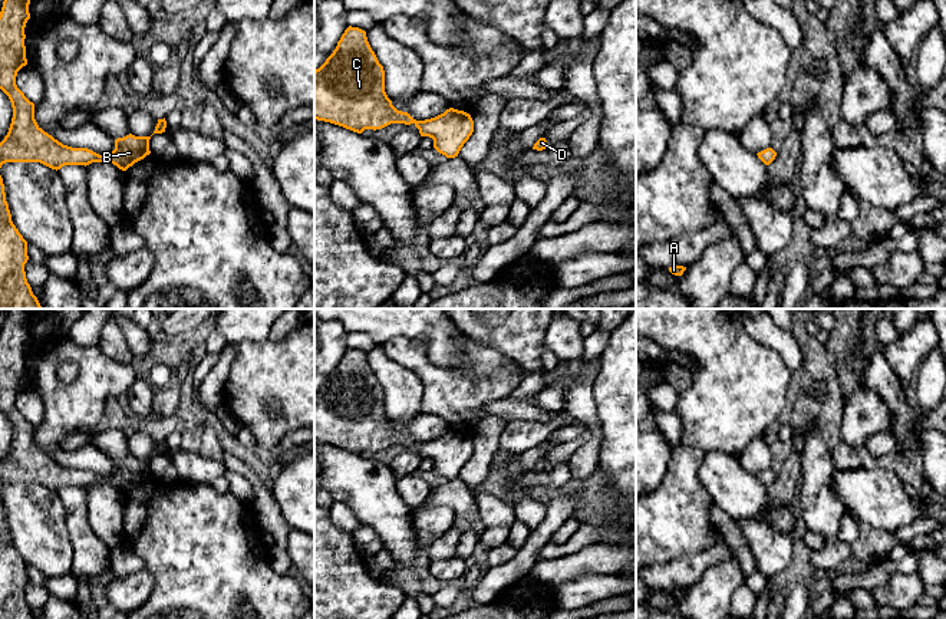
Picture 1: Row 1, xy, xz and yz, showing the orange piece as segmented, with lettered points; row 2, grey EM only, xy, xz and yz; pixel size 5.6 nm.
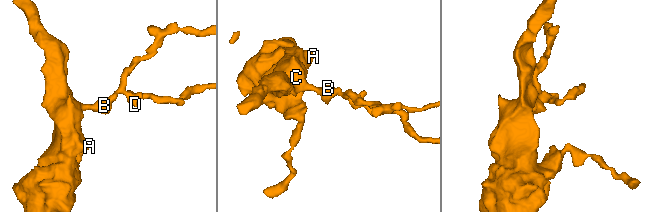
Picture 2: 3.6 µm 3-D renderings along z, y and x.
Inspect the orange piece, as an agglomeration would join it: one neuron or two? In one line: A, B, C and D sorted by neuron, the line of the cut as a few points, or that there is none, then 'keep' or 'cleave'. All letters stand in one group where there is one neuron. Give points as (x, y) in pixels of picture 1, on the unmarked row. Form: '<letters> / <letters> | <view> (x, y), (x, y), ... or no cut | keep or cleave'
A B C D | no cut | keep

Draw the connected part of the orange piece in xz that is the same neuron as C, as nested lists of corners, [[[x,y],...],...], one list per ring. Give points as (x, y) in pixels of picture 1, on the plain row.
[[[352,348],[345,352],[326,383],[314,392],[314,441],[357,455],[390,445],[413,445],[421,458],[432,460],[434,470],[446,480],[458,478],[474,454],[471,437],[454,429],[425,442],[398,432],[385,414],[385,392],[366,353]]]

